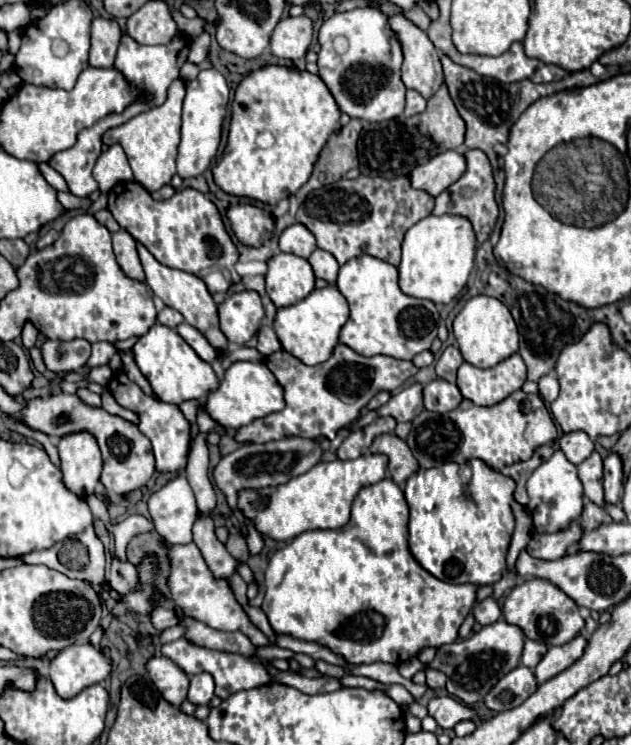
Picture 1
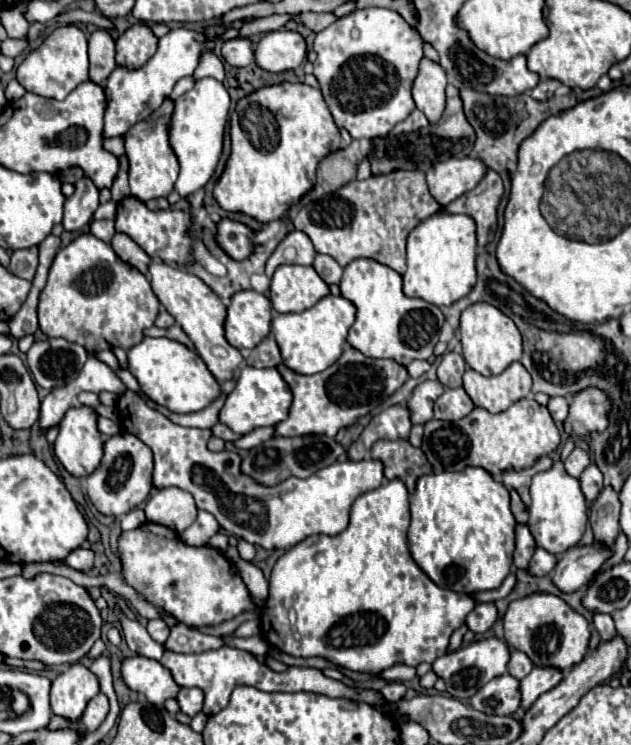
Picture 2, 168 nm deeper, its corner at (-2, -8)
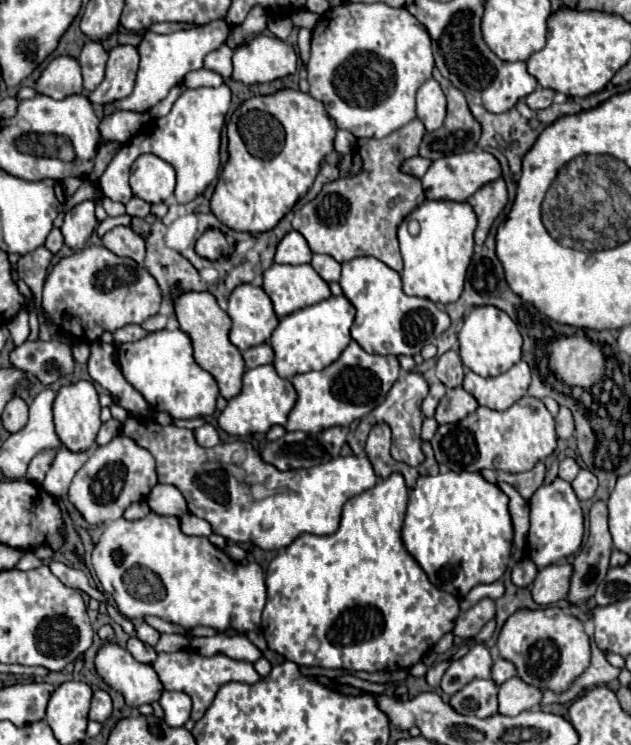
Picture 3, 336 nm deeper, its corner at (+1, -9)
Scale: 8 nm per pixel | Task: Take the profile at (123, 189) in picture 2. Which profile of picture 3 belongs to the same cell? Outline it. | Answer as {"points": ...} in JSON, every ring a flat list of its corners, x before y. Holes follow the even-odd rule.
{"points":[[226,84,218,88,196,88,186,90,172,106,172,110,164,118,156,118,144,126,144,130,120,146,116,156,110,160,108,168,98,180,100,192,116,202,126,204,132,198,132,190,128,186,128,172,132,162,140,154,156,154,166,160,176,170,176,200,180,204,192,202,198,198,206,186,217,178,220,168,220,134,226,120,226,112,230,108,230,88]]}

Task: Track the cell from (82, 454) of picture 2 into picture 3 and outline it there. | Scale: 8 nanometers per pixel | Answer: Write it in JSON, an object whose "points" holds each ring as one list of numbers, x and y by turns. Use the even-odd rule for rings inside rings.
{"points":[[78,380,72,384,62,386,56,392,54,400,54,426,56,434,62,440,62,444,74,452,80,450,90,450,96,442,96,434,100,430,100,402,98,402,98,392,92,382]]}

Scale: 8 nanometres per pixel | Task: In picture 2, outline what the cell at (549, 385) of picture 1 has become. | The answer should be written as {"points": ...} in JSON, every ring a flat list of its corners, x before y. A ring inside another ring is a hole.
{"points":[[551,397,547,403,547,409,551,413,551,417,555,419,555,423,563,423,563,419,567,417,567,399,565,397]]}

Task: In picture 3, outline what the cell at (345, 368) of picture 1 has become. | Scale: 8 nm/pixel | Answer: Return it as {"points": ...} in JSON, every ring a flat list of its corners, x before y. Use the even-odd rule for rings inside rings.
{"points":[[354,340,346,346,336,362,318,372,306,372,292,378,292,384,298,392,298,402,292,408,286,430,302,432,322,432,330,426,350,426,354,420,364,418,378,404,384,402,384,396,392,388,400,374,400,364,396,356,370,354]]}

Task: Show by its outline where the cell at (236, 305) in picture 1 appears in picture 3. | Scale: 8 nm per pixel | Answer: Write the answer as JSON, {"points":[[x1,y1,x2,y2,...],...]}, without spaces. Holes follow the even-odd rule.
{"points":[[246,282,232,290,228,298,228,316,232,318,230,342,240,350,268,342,280,322,268,294]]}

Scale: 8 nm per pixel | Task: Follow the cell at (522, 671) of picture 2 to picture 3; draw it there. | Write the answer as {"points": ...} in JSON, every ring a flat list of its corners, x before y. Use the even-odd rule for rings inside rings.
{"points":[[502,658,494,660,494,664,492,664,492,676,490,678,496,682,496,686,500,686,502,682,506,682,506,680,510,680,514,676,516,676,516,668,514,668,512,662,502,660]]}

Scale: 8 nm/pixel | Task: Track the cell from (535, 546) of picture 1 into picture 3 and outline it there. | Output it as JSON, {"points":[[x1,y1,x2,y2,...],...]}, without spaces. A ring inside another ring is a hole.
{"points":[[524,558,522,562,518,562,518,564,512,568,510,578,512,578,512,584,514,584,514,586,526,588,526,586,532,584,532,580,536,578,536,574,538,574,538,568,532,564,530,558]]}

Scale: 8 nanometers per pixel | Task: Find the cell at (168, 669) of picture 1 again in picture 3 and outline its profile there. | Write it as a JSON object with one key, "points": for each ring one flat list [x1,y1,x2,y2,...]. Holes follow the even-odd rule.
{"points":[[104,642,104,644,98,648,96,658,94,658,94,668,96,668,98,676,100,676,112,690,116,690,118,694,124,696,124,702,126,702,126,706,130,706,130,708,138,708,138,706,142,706,142,704,152,704,152,702,156,702,156,700,160,698,162,690,164,690,162,684,160,684,160,680,158,680,158,674,154,672,154,668,152,668,150,664,142,664,142,662,134,660,134,656,132,656,128,650,120,648,120,646,114,644,114,642]]}

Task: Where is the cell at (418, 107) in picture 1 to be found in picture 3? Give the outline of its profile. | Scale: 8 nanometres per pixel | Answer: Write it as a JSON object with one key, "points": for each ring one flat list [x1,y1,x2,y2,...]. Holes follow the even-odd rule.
{"points":[[414,118,390,136,384,136,382,142,378,142,378,138,358,140,356,152,362,158,362,170,354,176,340,176,334,182,328,182,312,202,296,212,292,220,294,230,298,230,306,238,312,252,328,254,336,262,348,262,356,256,374,256,396,272,402,272,396,228,416,206,426,200,426,196,422,182,414,176,402,174,400,164,406,160,406,152,418,152,422,136,424,124]]}

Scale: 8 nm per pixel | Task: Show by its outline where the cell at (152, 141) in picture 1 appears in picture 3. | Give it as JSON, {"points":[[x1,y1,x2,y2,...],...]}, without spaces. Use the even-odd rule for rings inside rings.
{"points":[[142,154,134,160,130,170,130,188,134,196,148,204,166,202,174,194,174,168,154,154]]}

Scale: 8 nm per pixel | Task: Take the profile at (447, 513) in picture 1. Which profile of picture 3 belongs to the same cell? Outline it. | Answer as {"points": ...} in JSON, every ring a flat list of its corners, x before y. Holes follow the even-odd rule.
{"points":[[478,472,420,476,410,492,402,542,436,588,462,598,478,584,496,582,508,568,512,554,508,496]]}

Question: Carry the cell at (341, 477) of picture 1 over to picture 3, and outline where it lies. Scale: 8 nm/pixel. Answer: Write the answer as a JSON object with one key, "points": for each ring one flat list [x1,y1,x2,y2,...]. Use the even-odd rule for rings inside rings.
{"points":[[130,416,128,422,122,426,122,432,132,438,138,446,146,448,154,460,156,460,156,472,158,482,176,486,182,496,188,502,188,510,210,522,214,534,220,534,228,542,234,544,256,544,262,550,280,550,292,544,300,534,332,534,336,532,340,524,340,510,346,500,352,496,372,488,378,478,372,470,372,464,366,456,340,456,336,460,330,460,326,464,320,464,316,468,300,468,292,472,280,472,278,468,272,468,270,464,264,464,260,456,252,450,252,444,246,442,234,442,234,444,218,444,216,448,202,448,196,444,192,430,178,428,178,426,166,426,166,432,160,432,162,426,154,420,140,420]]}

